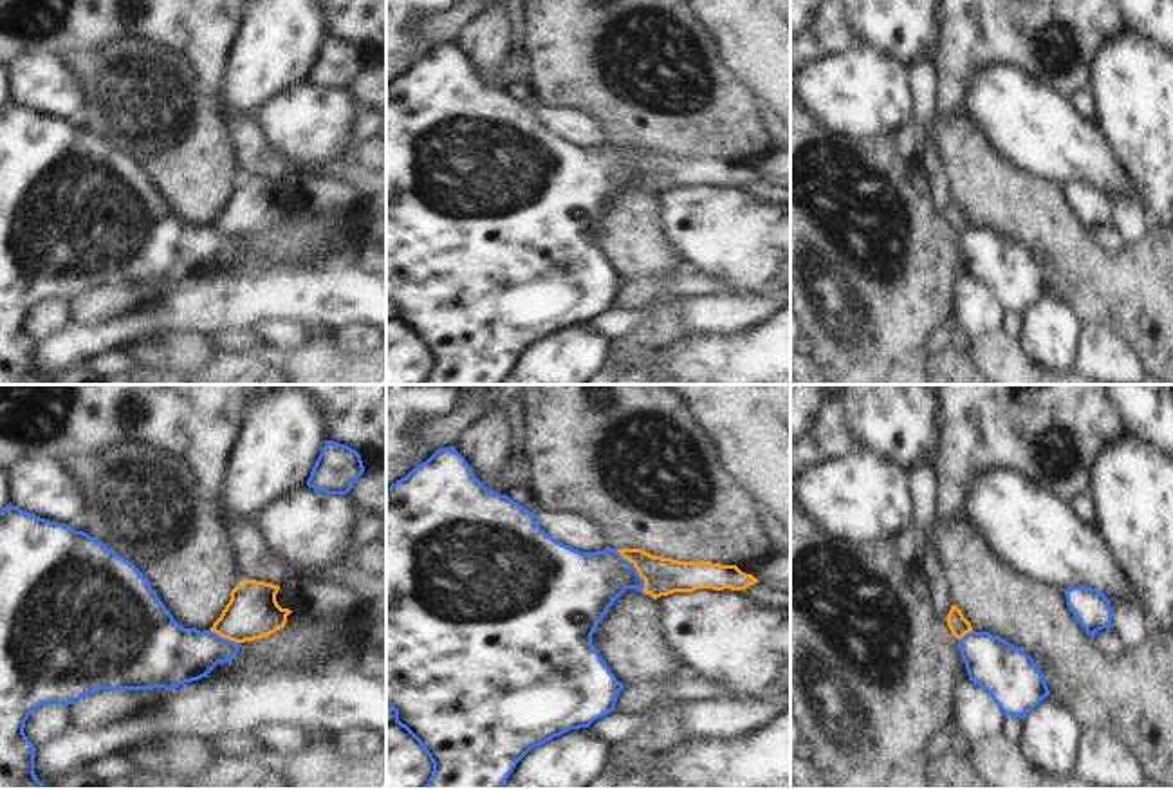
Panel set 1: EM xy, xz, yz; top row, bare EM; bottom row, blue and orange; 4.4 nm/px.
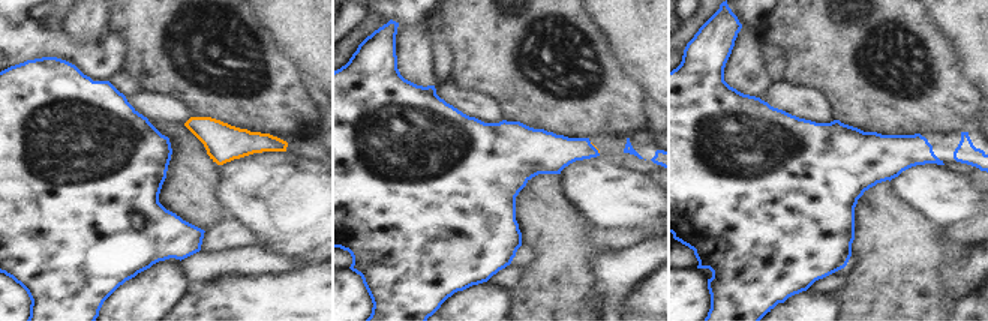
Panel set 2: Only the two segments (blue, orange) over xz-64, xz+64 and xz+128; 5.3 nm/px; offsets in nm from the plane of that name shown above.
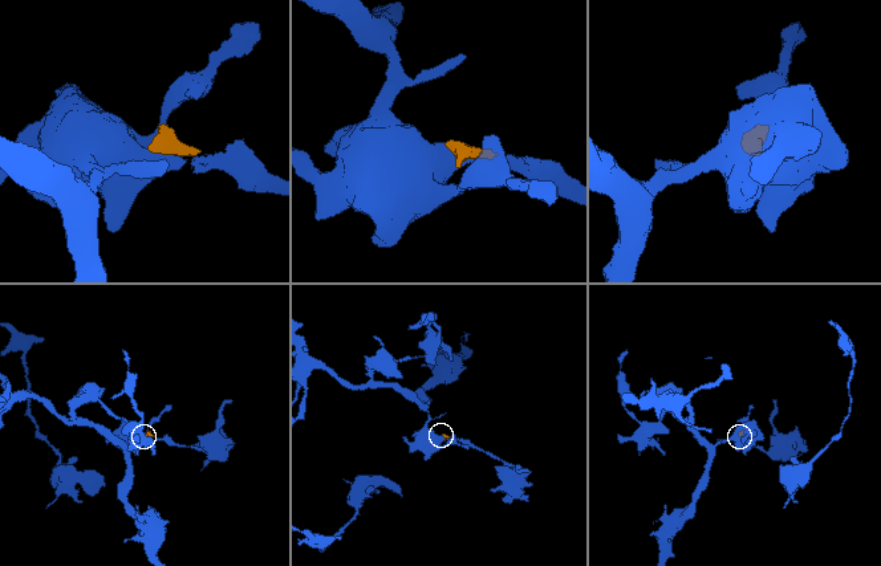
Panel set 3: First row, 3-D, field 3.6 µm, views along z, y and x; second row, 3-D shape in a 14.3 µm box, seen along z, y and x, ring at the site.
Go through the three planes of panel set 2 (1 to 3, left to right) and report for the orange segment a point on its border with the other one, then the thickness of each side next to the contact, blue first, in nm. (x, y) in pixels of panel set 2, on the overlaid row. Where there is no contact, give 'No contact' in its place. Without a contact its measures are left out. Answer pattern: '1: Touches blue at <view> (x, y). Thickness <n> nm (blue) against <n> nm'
1: No contact
2: Touches blue at xz+64 (595, 149). Thickness 220 nm (blue) against 20 nm
3: No contact

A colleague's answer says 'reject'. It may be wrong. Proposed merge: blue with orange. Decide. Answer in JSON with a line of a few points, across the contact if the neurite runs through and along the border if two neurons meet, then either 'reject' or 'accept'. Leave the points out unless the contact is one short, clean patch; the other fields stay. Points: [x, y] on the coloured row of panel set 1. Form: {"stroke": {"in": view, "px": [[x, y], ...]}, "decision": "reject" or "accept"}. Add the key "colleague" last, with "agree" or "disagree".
{"stroke": {"in": "xz", "px": [[616, 549], [636, 569], [643, 580], [643, 591], [650, 594]]}, "decision": "reject", "colleague": "agree"}

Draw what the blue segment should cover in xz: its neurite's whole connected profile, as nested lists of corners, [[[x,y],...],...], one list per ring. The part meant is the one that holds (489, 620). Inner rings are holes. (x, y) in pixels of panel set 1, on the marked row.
[[[455,446],[440,448],[386,487],[386,706],[395,711],[395,724],[422,746],[433,764],[431,776],[422,789],[502,789],[531,749],[570,729],[588,728],[594,720],[612,713],[624,684],[603,663],[592,645],[592,634],[626,589],[642,592],[644,580],[617,549],[581,552],[558,542],[536,524],[532,513],[523,506],[487,489]]]

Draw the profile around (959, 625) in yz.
[[[956,605],[951,607],[946,621],[956,639],[962,639],[965,634],[973,632],[971,623],[964,617],[962,610]]]

